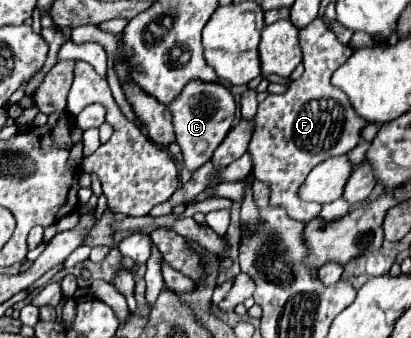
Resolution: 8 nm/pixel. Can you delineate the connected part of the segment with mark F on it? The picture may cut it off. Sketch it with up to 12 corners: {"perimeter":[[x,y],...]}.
{"perimeter":[[320,17],[300,29],[304,73],[258,105],[248,151],[270,205],[298,197],[320,161],[368,121],[330,83],[352,55]]}

